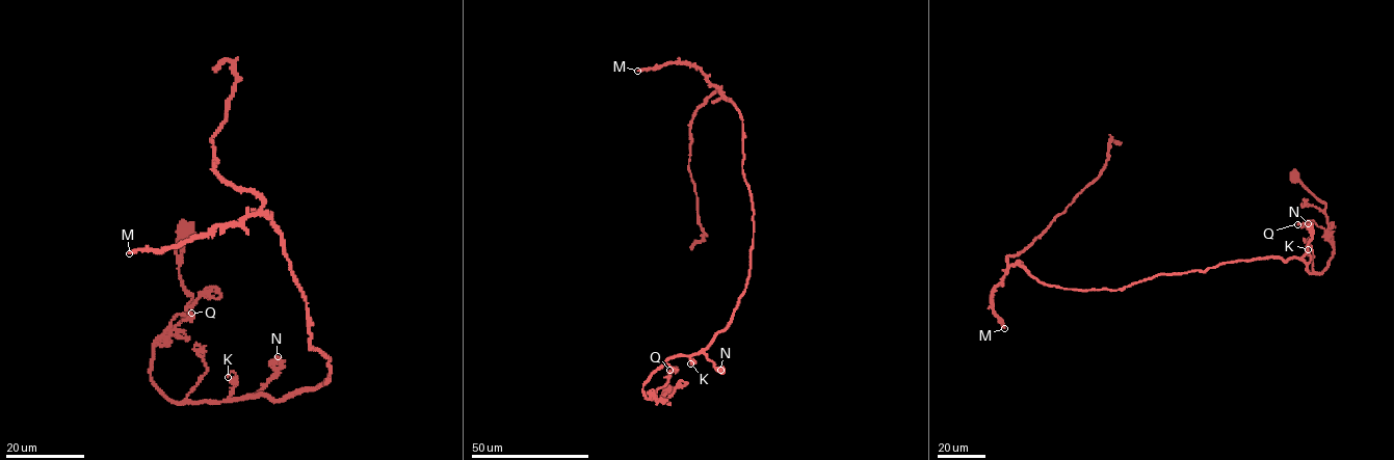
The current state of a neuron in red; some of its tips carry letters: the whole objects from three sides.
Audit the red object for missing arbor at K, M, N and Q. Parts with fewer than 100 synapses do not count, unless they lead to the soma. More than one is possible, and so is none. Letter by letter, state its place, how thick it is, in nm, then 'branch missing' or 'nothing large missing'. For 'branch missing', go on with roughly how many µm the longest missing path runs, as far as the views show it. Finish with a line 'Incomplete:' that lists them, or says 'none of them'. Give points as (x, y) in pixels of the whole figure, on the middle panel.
K: at (690, 363); 130 nm thick; nothing large missing
M: at (637, 71); 240 nm thick; branch missing; about 60 µm are missing
N: at (720, 370); 240 nm thick; nothing large missing
Q: at (669, 370); 90 nm thick; nothing large missing
Incomplete: M

